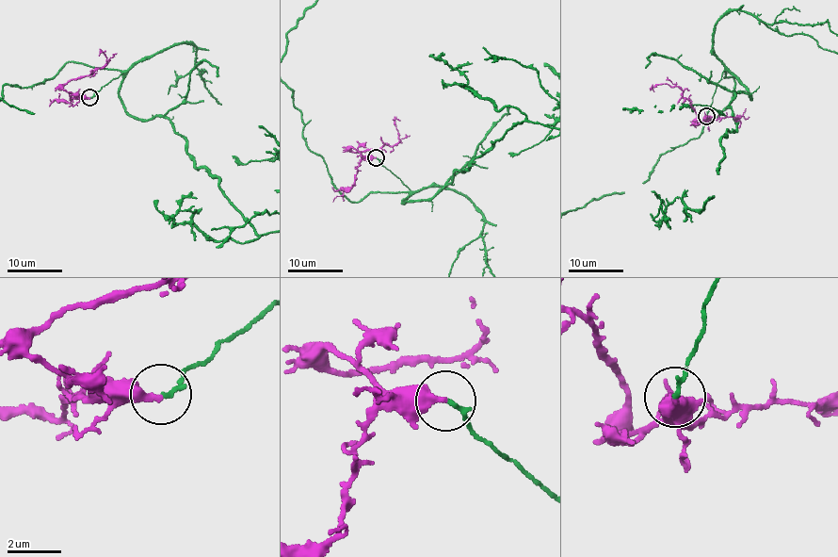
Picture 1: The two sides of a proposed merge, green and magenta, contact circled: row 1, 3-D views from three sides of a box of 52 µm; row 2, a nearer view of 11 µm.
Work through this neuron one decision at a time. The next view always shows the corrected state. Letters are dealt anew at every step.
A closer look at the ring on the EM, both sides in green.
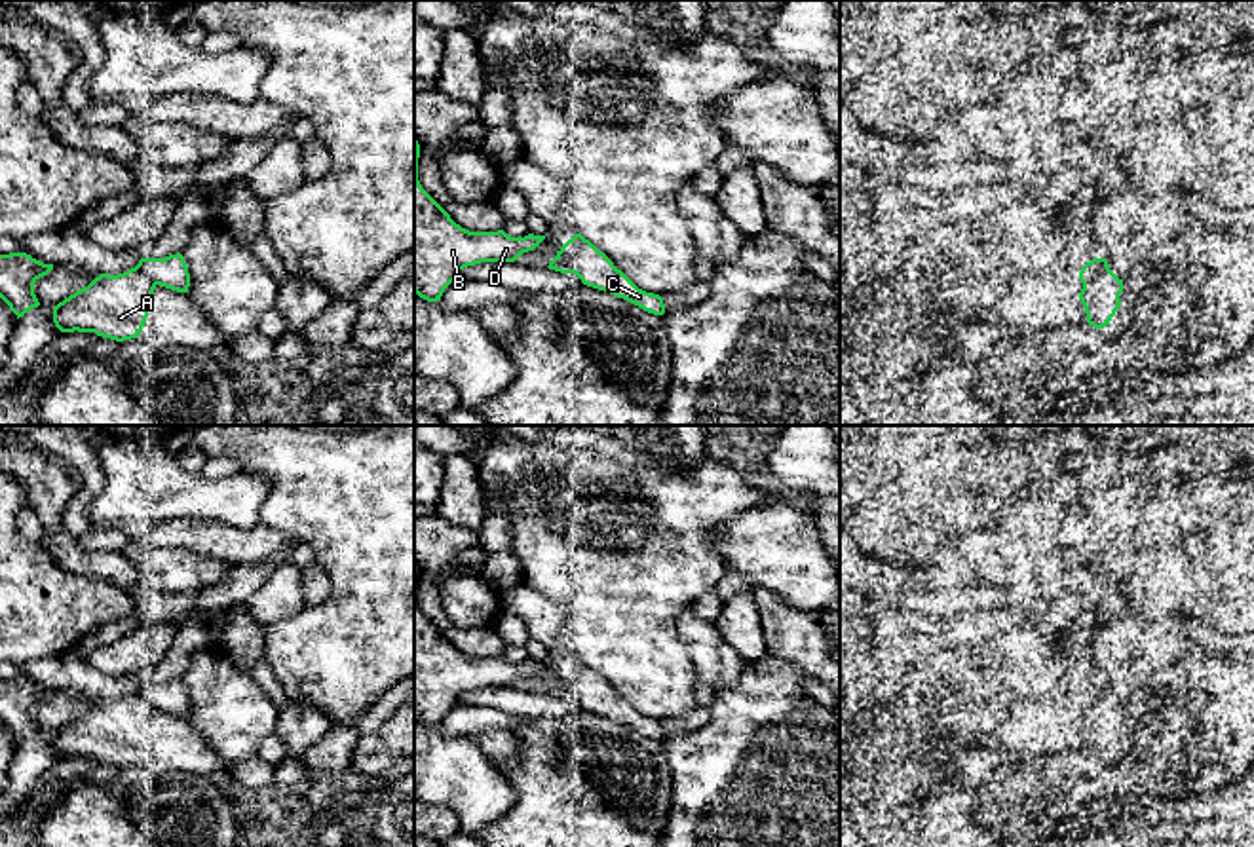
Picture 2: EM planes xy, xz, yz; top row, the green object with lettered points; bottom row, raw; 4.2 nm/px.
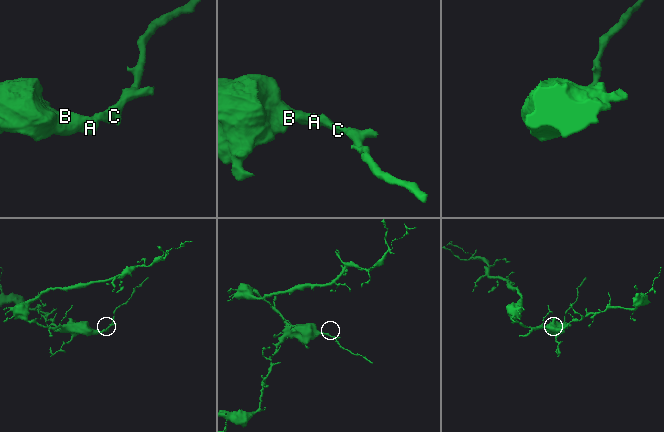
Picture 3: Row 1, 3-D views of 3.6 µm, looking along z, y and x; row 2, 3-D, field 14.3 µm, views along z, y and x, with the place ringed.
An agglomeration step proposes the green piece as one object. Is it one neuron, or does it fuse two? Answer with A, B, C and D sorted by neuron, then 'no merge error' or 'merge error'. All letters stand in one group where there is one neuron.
groups A B D / C; merge error

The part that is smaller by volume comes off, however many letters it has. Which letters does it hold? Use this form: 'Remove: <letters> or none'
Remove: C

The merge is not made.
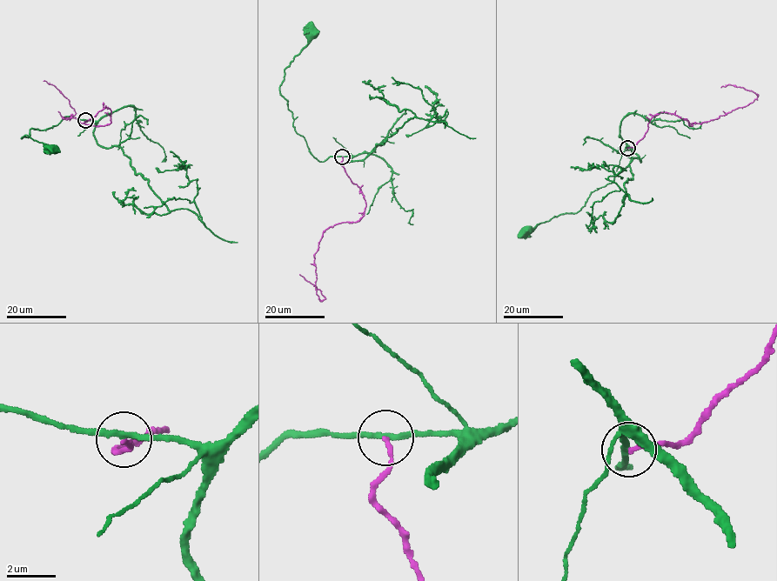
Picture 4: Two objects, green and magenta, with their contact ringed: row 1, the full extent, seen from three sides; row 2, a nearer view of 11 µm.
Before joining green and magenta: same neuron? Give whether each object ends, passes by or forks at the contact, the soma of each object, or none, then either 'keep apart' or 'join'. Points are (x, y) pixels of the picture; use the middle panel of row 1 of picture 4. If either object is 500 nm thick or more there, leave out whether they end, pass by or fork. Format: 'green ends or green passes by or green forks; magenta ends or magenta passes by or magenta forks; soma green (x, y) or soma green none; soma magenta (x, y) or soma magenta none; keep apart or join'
green passes by; magenta ends; soma green (311, 30); soma magenta none; keep apart

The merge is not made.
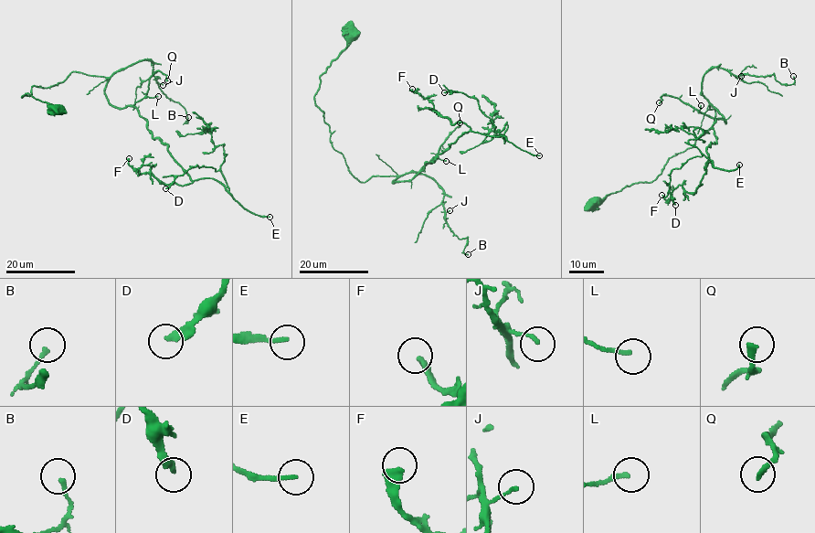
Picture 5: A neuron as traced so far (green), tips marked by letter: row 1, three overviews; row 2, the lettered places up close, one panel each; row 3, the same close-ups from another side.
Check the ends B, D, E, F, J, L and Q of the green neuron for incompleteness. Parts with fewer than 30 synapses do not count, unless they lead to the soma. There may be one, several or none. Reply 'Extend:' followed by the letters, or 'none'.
Extend: E, Q

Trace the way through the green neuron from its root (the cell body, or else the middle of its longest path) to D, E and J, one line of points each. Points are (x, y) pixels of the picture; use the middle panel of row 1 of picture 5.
D: (351, 32), (314, 100), (355, 178), (410, 181), (465, 132), (502, 138), (474, 98), (444, 92)
E: (351, 32), (320, 77), (314, 100), (332, 147), (355, 178), (410, 181), (471, 131), (502, 135), (539, 155)
J: (351, 32), (314, 97), (332, 147), (364, 182), (428, 175), (449, 210)

